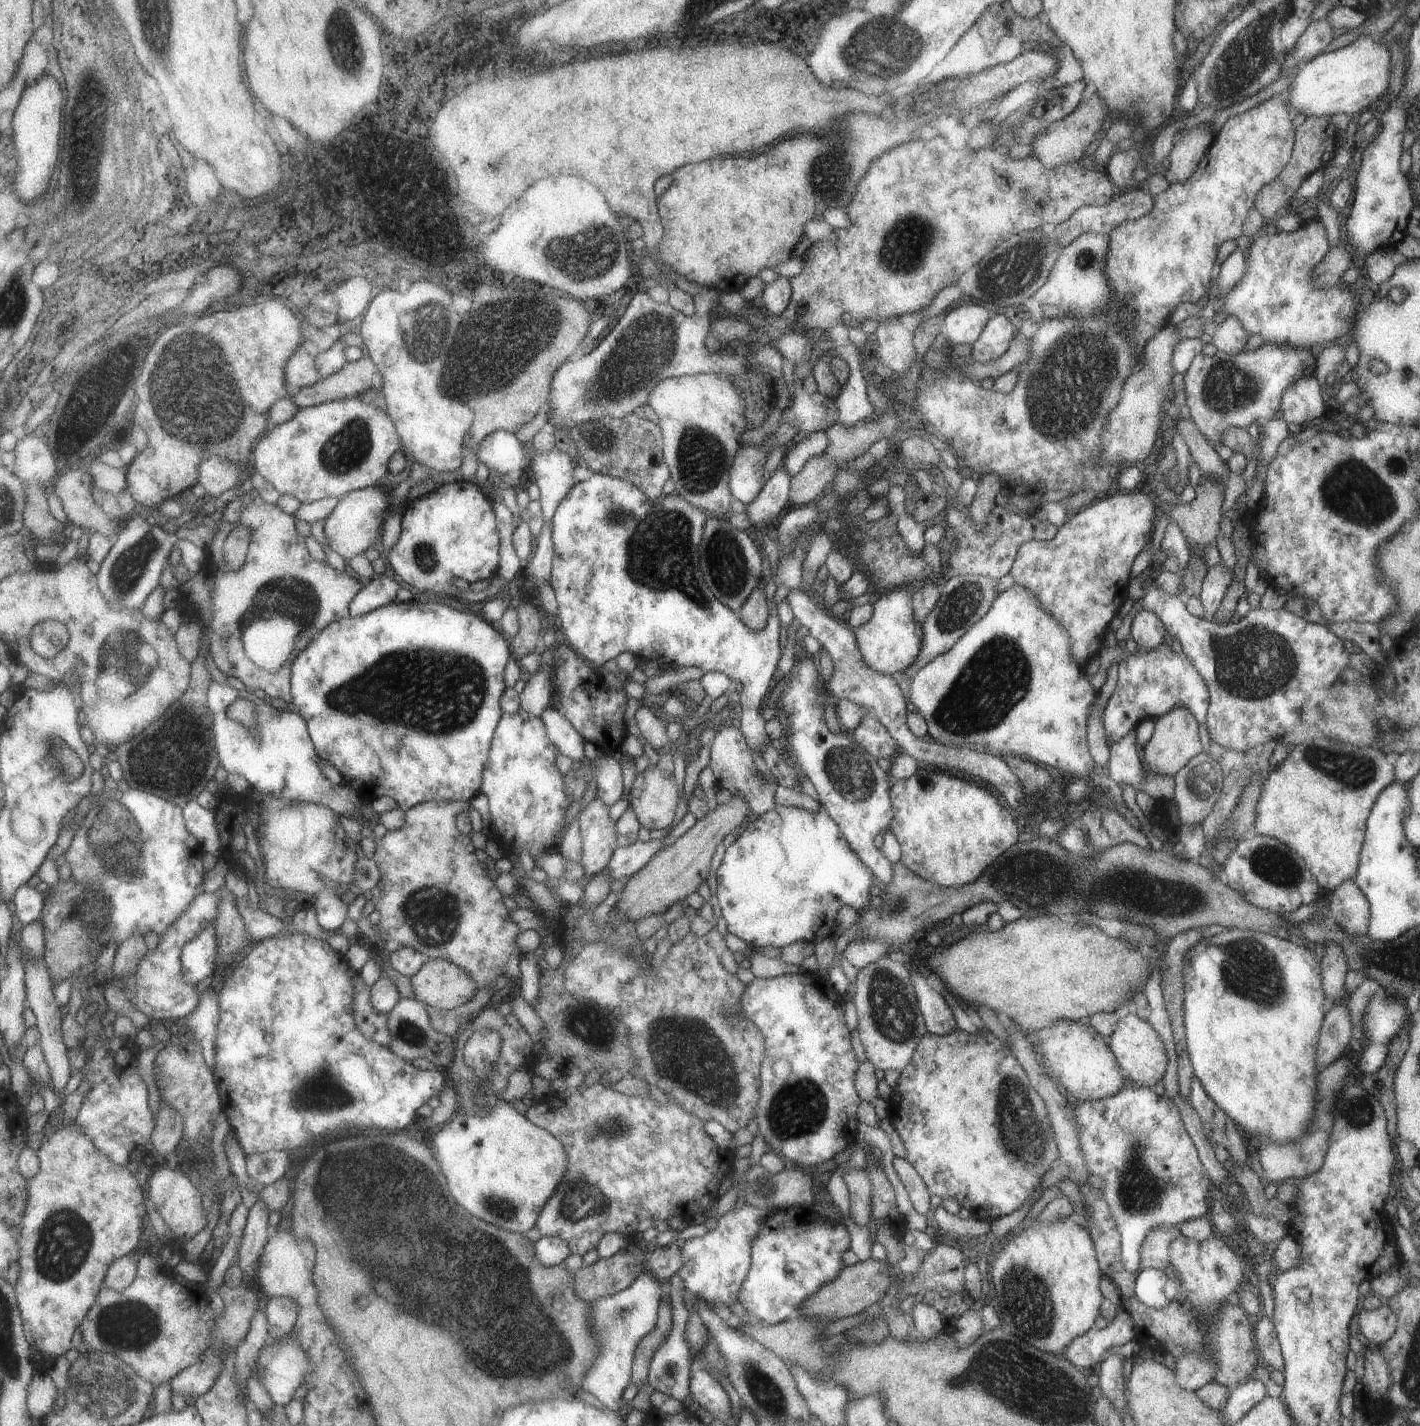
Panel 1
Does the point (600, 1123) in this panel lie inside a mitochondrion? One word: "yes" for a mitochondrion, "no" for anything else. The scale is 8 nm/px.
yes

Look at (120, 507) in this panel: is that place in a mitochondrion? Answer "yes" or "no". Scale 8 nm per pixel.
no

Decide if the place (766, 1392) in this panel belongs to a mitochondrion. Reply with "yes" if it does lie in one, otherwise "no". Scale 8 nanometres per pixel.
yes

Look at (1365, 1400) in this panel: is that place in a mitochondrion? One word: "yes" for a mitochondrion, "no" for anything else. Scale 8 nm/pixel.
no

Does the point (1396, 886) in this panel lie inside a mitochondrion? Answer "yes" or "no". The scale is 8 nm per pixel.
no

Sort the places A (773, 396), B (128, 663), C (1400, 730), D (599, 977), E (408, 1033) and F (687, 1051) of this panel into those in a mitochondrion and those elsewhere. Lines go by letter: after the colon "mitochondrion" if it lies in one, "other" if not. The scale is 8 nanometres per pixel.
A: other
B: mitochondrion
C: mitochondrion
D: other
E: mitochondrion
F: mitochondrion

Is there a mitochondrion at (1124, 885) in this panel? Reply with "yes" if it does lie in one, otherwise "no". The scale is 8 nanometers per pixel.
yes

